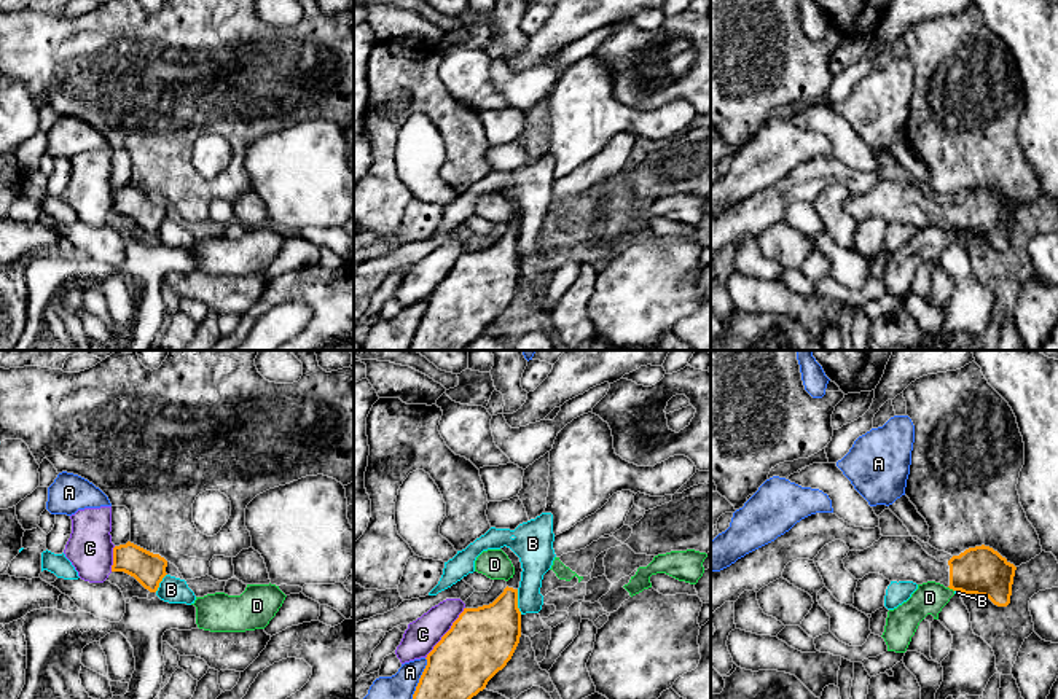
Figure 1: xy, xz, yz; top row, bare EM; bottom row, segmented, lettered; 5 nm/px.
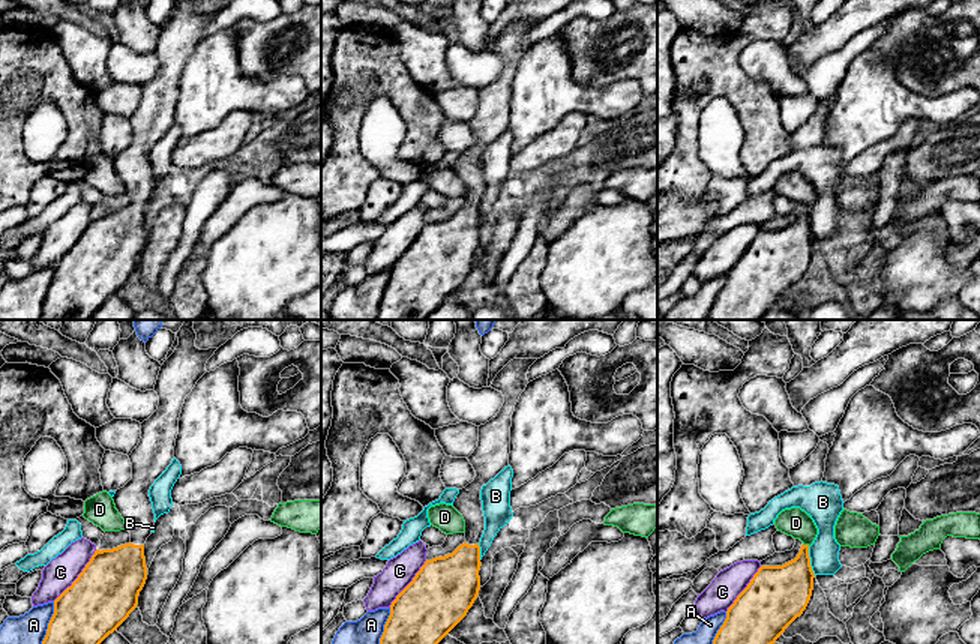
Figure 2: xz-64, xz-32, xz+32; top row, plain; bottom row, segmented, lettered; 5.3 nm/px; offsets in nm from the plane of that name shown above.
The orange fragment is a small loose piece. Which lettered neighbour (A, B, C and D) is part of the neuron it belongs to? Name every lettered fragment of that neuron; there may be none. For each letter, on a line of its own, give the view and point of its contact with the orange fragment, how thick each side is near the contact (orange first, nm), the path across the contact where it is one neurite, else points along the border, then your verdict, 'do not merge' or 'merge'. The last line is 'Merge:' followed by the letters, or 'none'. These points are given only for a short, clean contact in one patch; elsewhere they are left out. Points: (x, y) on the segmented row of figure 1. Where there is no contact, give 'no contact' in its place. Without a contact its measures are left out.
A: meets orange in xz at (419, 679); 320 nm thick on the orange side, 140 nm on the other; do not merge
B: meets orange in xz at (517, 602); 320 nm thick on the orange side, 170 nm on the other; do not merge
C: meets orange in xz at (446, 632); 340 nm thick on the orange side, 160 nm on the other; do not merge
D: meets orange in yz at (952, 588); 240 nm thick on the orange side, 160 nm on the other; do not merge
Merge: none

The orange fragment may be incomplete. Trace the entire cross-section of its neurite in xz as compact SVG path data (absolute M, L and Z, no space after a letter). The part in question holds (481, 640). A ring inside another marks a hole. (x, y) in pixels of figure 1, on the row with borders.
M500 548L515 567L504 592L489 605L464 608L427 654L413 699L472 699L511 659L521 637L519 557Z

